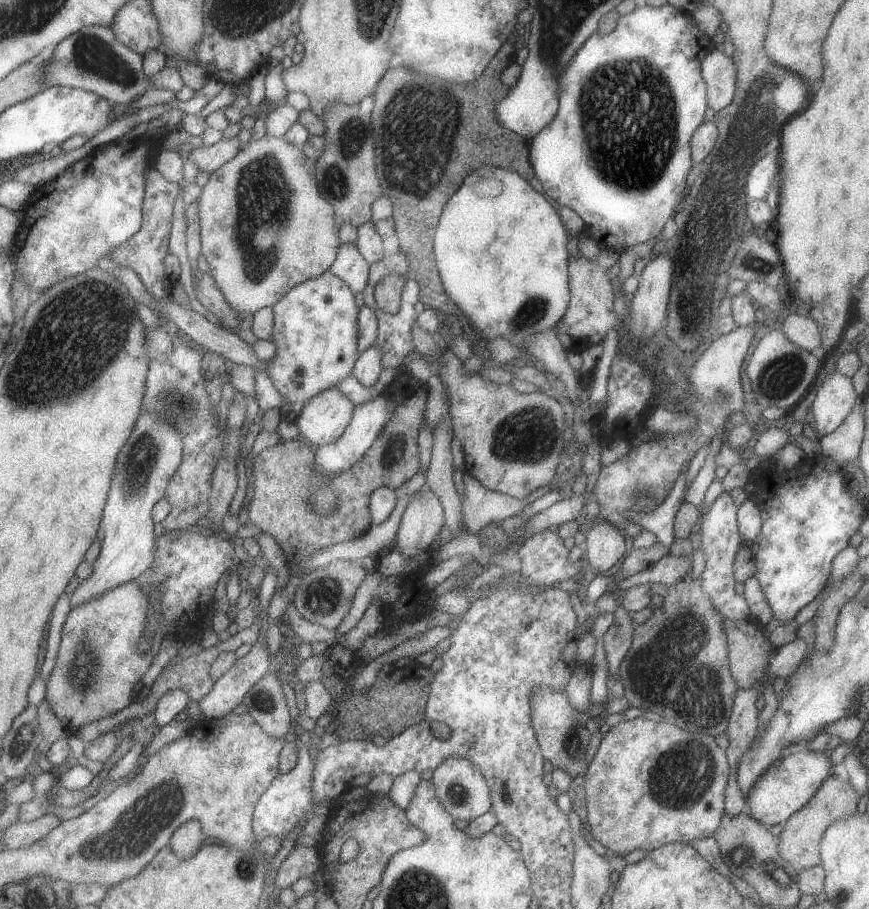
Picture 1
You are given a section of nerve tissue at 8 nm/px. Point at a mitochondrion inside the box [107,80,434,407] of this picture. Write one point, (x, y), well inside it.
(260, 187)

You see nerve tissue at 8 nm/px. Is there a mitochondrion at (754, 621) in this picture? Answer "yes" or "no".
no

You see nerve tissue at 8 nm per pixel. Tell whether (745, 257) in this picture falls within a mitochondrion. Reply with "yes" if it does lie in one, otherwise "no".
yes

